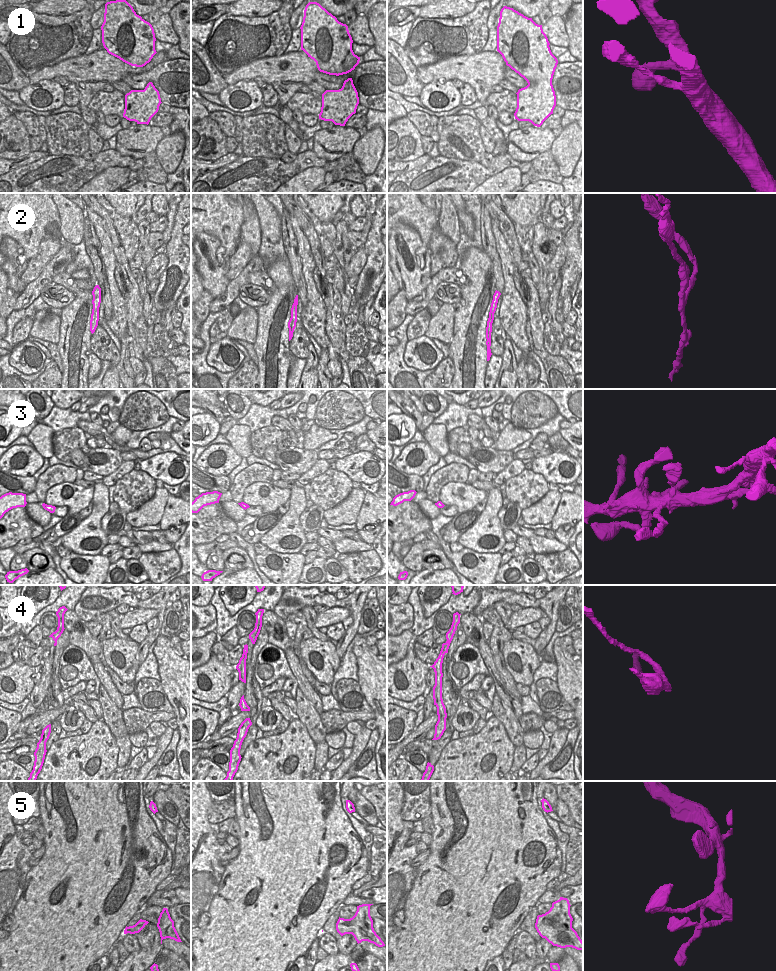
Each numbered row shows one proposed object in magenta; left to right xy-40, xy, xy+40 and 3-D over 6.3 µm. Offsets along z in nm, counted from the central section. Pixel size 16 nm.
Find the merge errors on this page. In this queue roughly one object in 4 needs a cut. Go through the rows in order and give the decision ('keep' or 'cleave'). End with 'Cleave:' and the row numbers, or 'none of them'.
1: keep
2: cleave
3: keep
4: cleave
5: cleave
Cleave: 2, 4, 5

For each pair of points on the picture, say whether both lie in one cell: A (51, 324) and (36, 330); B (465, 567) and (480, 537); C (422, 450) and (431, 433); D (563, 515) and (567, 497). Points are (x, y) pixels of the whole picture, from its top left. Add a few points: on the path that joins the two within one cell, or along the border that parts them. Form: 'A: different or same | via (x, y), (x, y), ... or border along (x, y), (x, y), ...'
A: same | via (47, 328), (40, 329)
B: different | border along (464, 547), (477, 552), (496, 553)
C: different | border along (426, 441), (440, 456)
D: same | via (567, 511), (567, 501)

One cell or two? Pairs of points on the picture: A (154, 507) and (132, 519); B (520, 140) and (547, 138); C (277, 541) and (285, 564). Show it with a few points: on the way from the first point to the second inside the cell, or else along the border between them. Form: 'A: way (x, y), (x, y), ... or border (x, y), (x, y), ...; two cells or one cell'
A: way (149, 512), (137, 518); one cell
B: way (527, 140), (540, 140); one cell
C: border (269, 549), (282, 553), (298, 553); two cells

